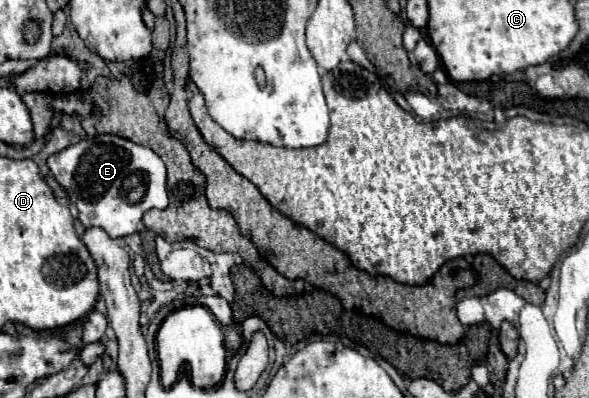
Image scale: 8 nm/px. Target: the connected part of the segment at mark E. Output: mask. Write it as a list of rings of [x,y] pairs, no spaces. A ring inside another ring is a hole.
[[[97,136],[83,150],[79,144],[71,144],[59,154],[49,156],[47,166],[77,208],[81,226],[103,228],[111,238],[135,234],[147,210],[161,210],[169,204],[163,160],[149,146],[135,144],[121,136]]]

